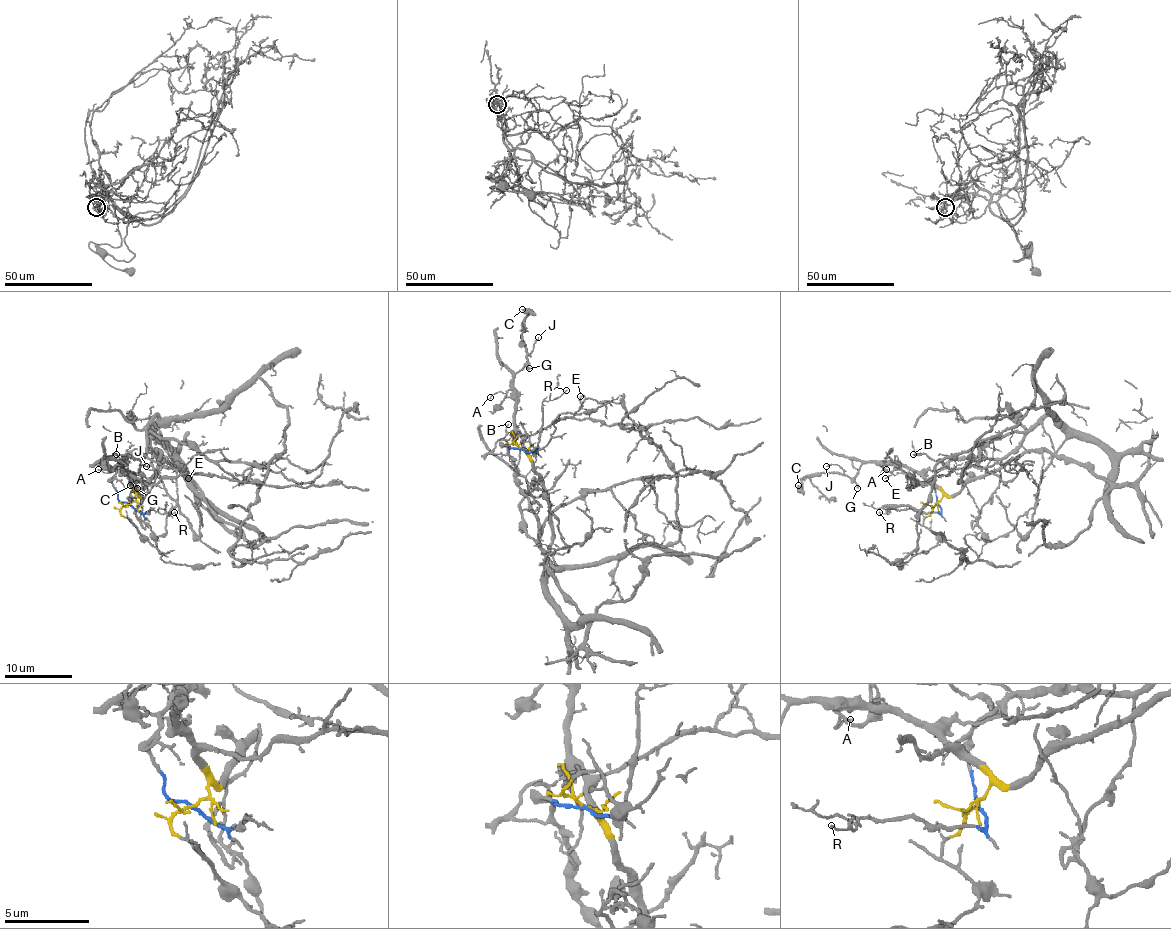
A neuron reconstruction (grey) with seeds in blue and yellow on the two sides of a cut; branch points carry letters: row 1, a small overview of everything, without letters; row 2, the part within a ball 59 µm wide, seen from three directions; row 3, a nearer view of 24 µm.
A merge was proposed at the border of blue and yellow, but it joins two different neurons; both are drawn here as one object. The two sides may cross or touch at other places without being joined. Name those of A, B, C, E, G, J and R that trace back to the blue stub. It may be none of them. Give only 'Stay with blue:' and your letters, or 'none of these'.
Stay with blue: B, R

